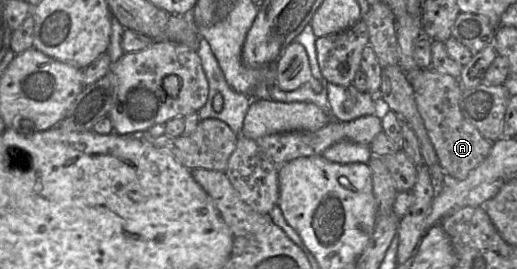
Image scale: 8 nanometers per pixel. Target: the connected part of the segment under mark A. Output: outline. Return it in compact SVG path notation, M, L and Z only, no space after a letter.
M419 68L409 77L417 109L423 119L428 136L435 148L445 173L456 180L464 180L489 155L492 142L468 122L459 107L462 88L457 78L429 68Z

